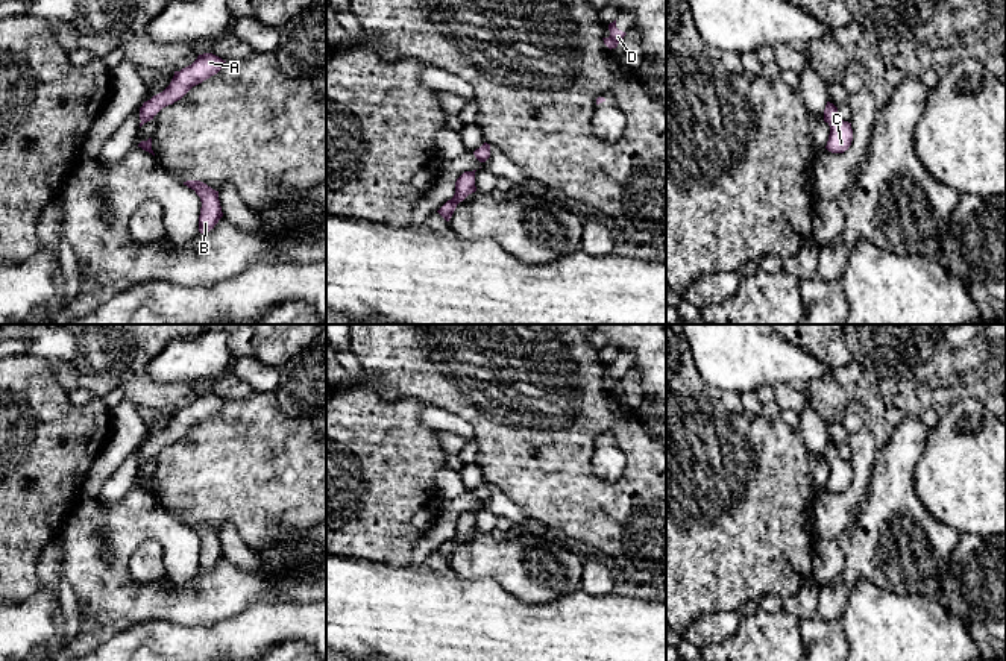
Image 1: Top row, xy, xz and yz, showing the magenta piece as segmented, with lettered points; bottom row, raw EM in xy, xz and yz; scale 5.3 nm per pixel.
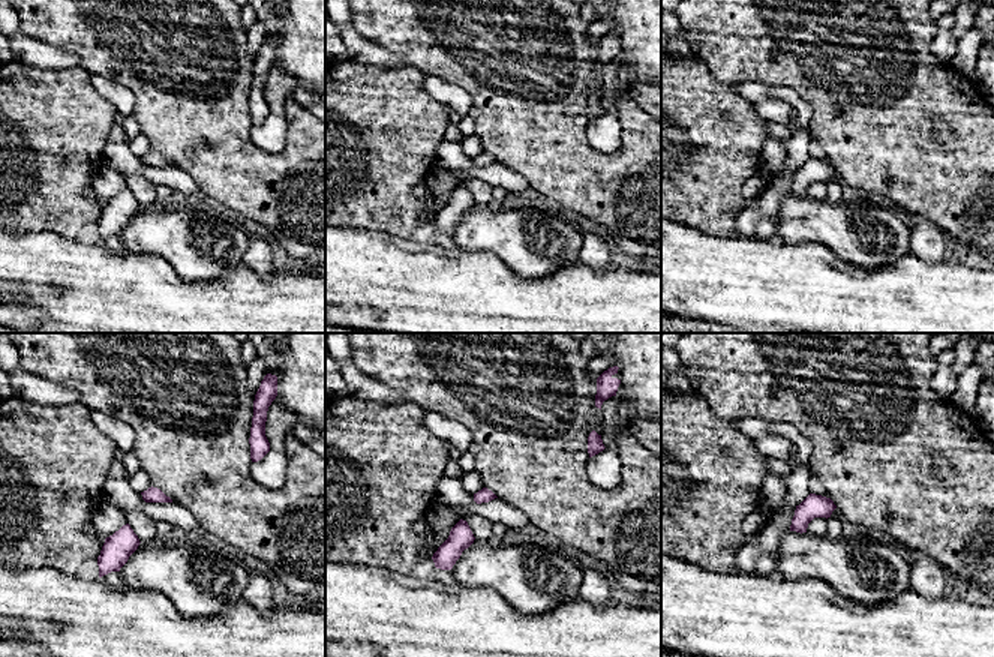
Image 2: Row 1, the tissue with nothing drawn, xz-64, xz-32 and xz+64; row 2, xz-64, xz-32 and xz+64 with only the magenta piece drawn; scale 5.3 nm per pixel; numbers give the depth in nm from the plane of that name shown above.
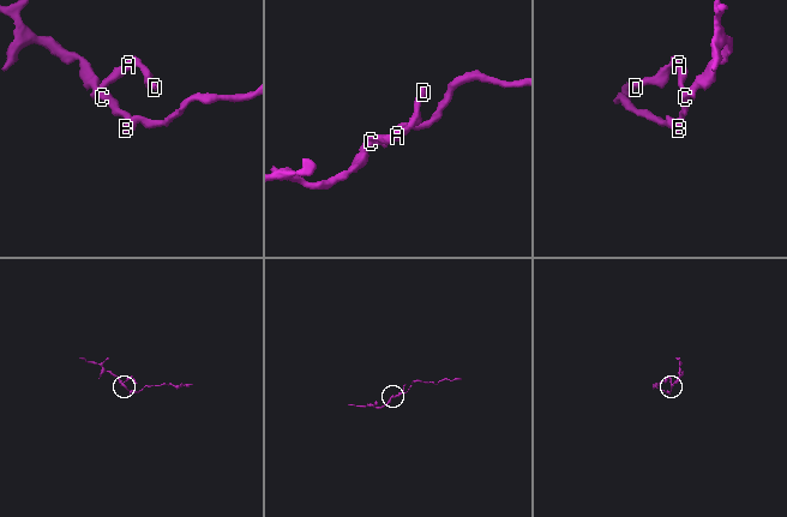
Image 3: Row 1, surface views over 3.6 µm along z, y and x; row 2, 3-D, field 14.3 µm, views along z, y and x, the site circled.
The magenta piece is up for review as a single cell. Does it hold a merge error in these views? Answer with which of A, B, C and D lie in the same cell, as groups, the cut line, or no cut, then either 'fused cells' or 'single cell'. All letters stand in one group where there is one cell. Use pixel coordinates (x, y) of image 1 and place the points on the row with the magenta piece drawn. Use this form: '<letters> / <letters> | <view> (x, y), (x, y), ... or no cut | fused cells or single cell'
A B C D | no cut | single cell

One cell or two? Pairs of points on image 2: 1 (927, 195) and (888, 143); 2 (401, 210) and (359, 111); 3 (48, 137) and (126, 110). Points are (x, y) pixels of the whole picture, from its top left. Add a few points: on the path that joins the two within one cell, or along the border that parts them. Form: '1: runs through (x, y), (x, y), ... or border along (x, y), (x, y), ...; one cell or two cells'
1: runs through (925, 182), (900, 156); one cell
2: runs through (377, 186), (363, 161), (363, 135); one cell
3: border along (92, 87), (117, 111); two cells

